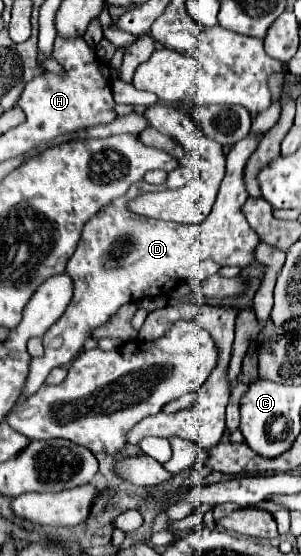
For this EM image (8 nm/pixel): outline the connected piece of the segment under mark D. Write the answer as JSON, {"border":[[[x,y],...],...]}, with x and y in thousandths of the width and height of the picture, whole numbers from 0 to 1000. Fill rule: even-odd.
{"border":[[[821,245],[767,266],[767,273],[754,277],[748,320],[734,327],[714,371],[694,392],[664,403],[611,405],[502,396],[429,381],[415,374],[422,360],[455,356],[482,345],[528,342],[528,335],[502,335],[482,324],[442,331],[409,356],[362,363],[342,378],[329,378],[329,385],[289,396],[262,442],[223,471],[223,486],[249,507],[249,532],[216,565],[156,594],[156,601],[143,601],[150,637],[136,644],[103,644],[96,676],[70,709],[76,716],[96,716],[136,698],[169,662],[223,658],[276,629],[276,619],[296,608],[296,594],[355,579],[409,547],[542,532],[568,518],[581,518],[628,493],[635,468],[694,466],[734,480],[801,482],[841,471],[841,450],[860,439],[860,424],[821,403],[801,371],[827,353],[807,327],[807,302],[821,295],[821,284],[847,273],[854,259],[860,248]]]}

